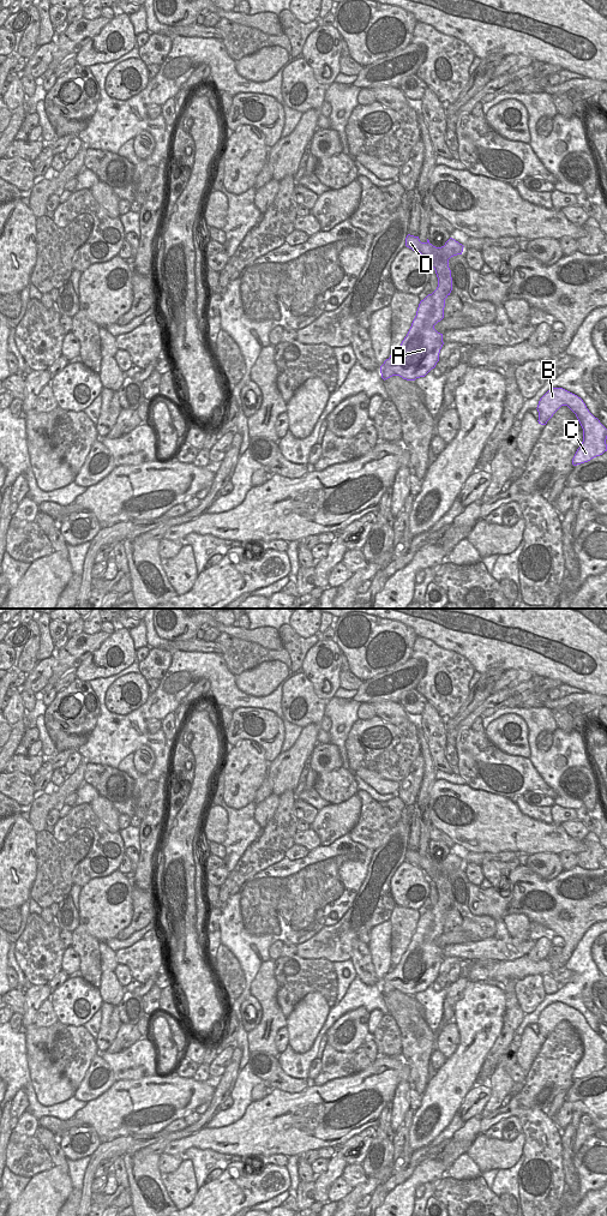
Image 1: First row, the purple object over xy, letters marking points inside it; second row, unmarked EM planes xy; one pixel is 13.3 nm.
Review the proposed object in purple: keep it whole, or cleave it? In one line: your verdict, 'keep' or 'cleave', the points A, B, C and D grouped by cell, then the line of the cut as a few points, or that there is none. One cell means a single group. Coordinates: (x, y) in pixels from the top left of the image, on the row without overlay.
keep; A B C D; no cut

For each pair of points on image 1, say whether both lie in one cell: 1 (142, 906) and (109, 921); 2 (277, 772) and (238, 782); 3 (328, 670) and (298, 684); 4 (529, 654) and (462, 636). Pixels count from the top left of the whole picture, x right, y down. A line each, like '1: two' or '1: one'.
1: two
2: two
3: two
4: one

